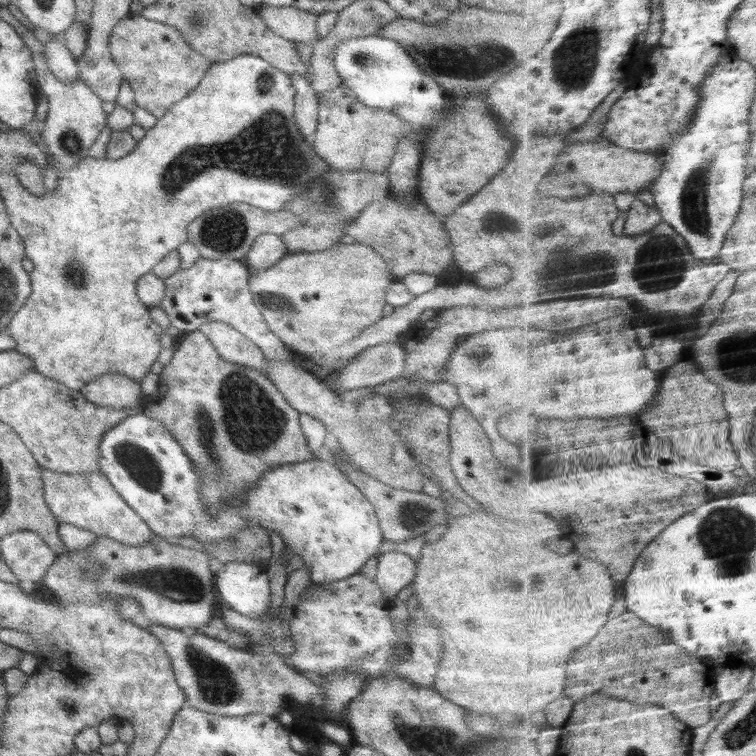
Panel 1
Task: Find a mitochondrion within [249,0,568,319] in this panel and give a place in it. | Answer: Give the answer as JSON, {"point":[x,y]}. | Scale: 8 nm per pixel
{"point":[439,59]}

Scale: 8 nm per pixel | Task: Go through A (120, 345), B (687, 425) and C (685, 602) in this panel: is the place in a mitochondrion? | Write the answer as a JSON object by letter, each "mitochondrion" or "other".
{"A":"other","B":"other","C":"other"}

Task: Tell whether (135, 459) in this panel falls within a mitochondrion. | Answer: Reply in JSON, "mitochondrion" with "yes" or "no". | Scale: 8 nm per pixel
{"mitochondrion":"yes"}

